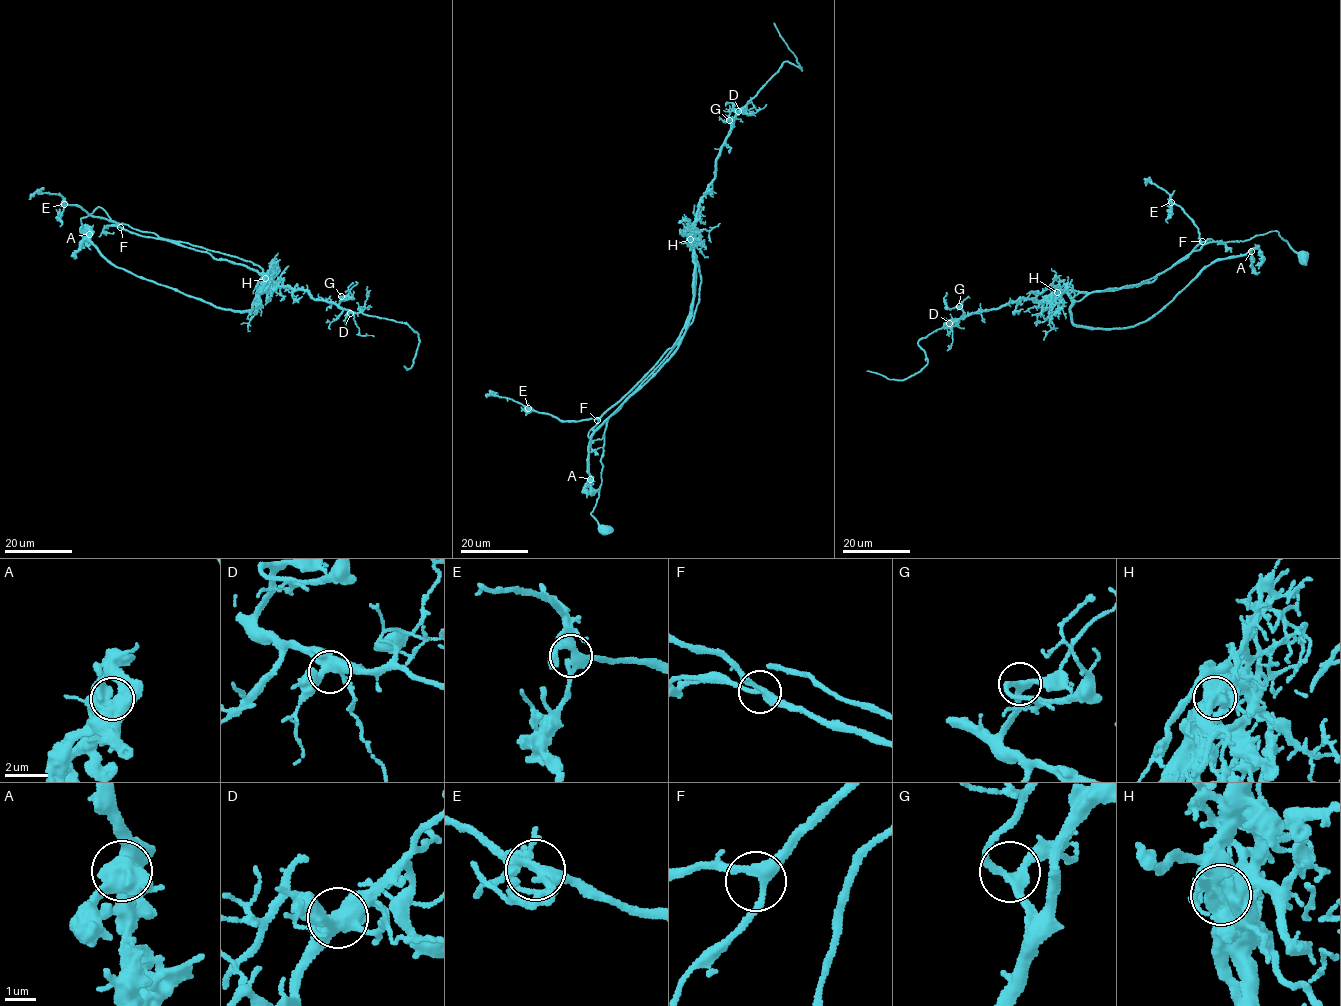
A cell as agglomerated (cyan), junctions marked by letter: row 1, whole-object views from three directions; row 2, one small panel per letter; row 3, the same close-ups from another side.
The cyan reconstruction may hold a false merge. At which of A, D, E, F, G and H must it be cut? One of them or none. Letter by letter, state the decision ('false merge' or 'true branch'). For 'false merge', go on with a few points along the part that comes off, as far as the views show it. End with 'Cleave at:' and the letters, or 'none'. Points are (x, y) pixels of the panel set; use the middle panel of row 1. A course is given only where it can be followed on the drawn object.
A: true branch
D: true branch
E: true branch
F: true branch
G: true branch
H: false merge; foreign part runs (691, 239), (696, 285), (686, 326), (654, 367), (601, 415), (559, 421), (517, 401), (485, 396)
Cleave at: H

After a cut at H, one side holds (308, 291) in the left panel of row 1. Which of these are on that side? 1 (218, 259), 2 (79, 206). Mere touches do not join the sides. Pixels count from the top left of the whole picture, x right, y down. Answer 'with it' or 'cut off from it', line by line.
1: with it
2: with it

